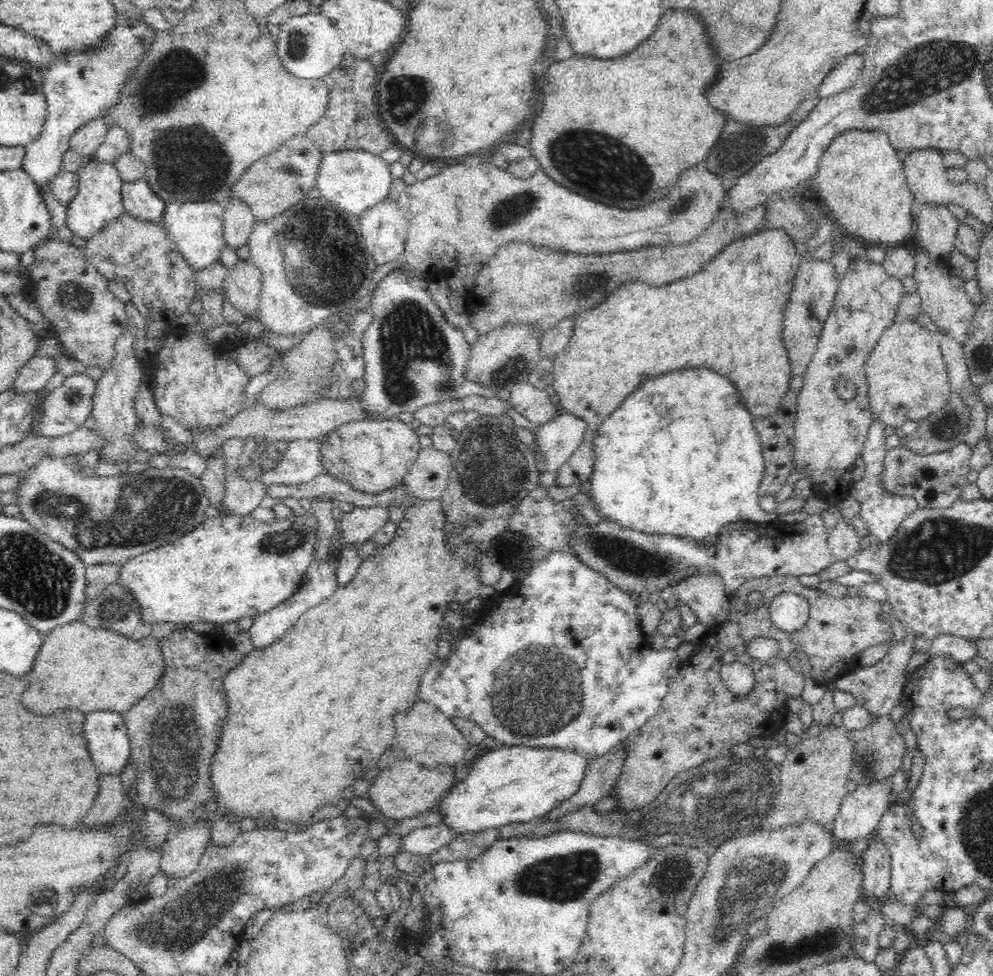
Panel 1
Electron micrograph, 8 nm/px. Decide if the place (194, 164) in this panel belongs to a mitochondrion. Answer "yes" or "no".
yes

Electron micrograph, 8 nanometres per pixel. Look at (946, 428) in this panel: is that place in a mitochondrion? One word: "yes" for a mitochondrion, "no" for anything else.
yes

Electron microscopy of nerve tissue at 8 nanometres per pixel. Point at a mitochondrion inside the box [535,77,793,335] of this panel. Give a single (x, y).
(596, 166)

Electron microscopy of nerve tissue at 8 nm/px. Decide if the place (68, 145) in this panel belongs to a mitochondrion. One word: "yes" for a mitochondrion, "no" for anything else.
no

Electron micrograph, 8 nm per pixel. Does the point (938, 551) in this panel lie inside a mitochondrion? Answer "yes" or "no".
yes

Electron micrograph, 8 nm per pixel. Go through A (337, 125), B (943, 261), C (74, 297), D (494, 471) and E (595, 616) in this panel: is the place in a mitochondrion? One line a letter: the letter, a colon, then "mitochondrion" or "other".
A: other
B: other
C: mitochondrion
D: mitochondrion
E: other

